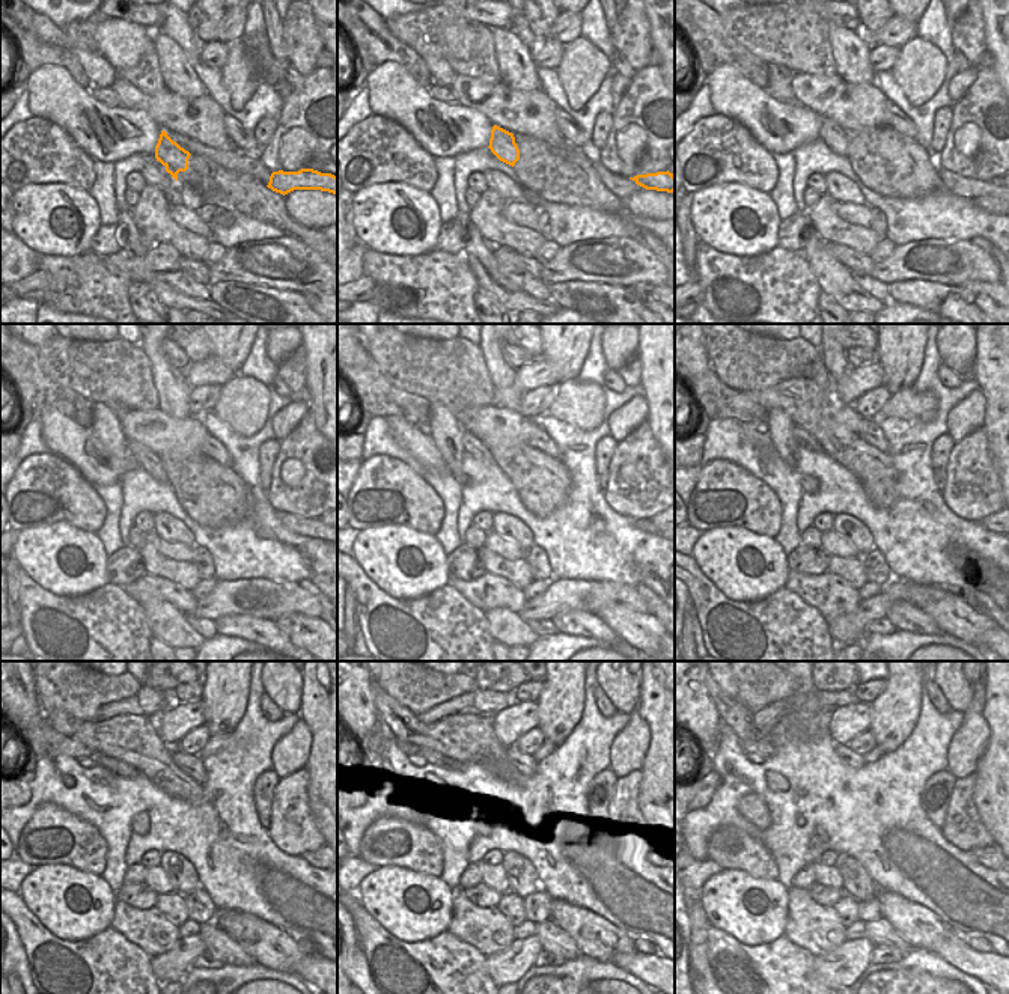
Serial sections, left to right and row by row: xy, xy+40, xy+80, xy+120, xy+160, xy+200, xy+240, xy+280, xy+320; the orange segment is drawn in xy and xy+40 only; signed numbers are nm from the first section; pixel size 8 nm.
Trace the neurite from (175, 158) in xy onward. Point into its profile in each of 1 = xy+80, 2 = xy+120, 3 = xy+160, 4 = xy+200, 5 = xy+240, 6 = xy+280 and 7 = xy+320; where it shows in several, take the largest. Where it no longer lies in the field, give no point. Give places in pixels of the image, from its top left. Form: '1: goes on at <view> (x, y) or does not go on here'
1: goes on at xy+80 (833, 136)
2: goes on at xy+120 (151, 463)
3: goes on at xy+160 (472, 445)
4: goes on at xy+200 (803, 439)
5: goes on at xy+240 (119, 768)
6: goes on at xy+280 (432, 756)
7: goes on at xy+320 (764, 749)

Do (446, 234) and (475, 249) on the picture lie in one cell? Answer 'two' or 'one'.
two

